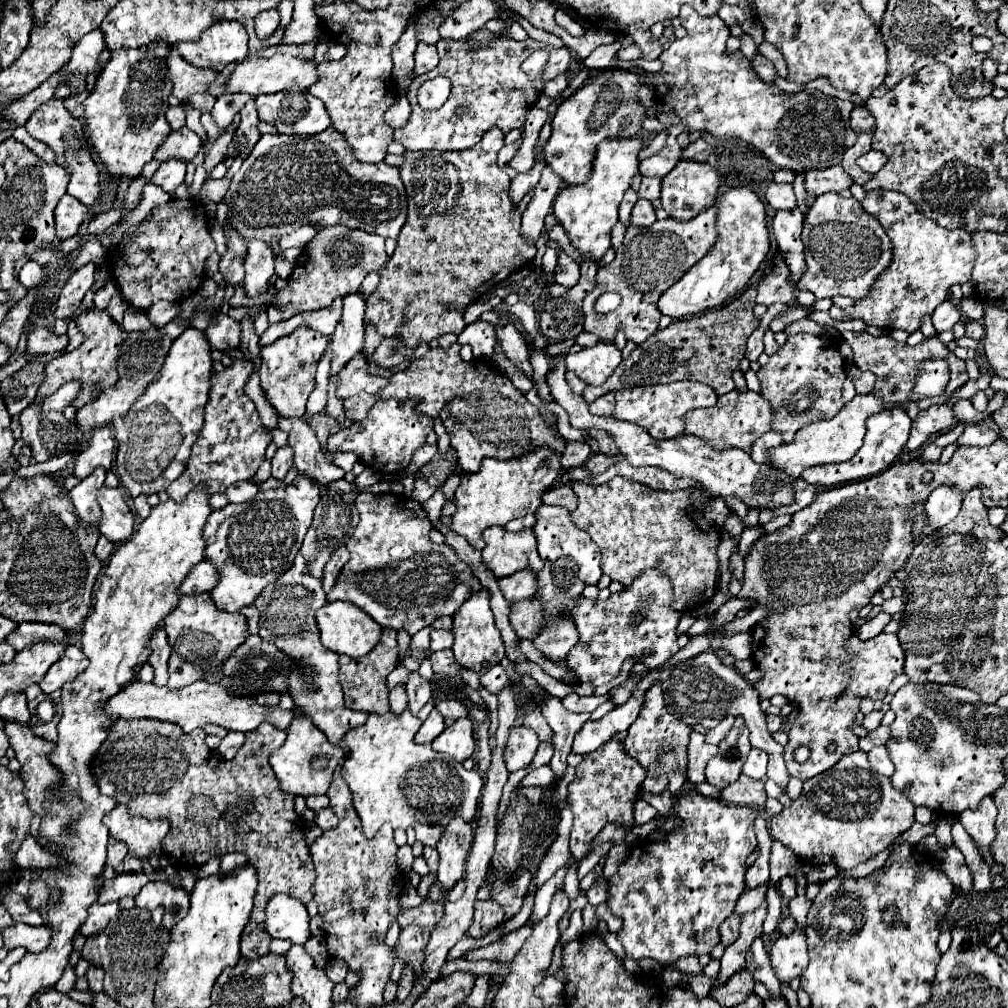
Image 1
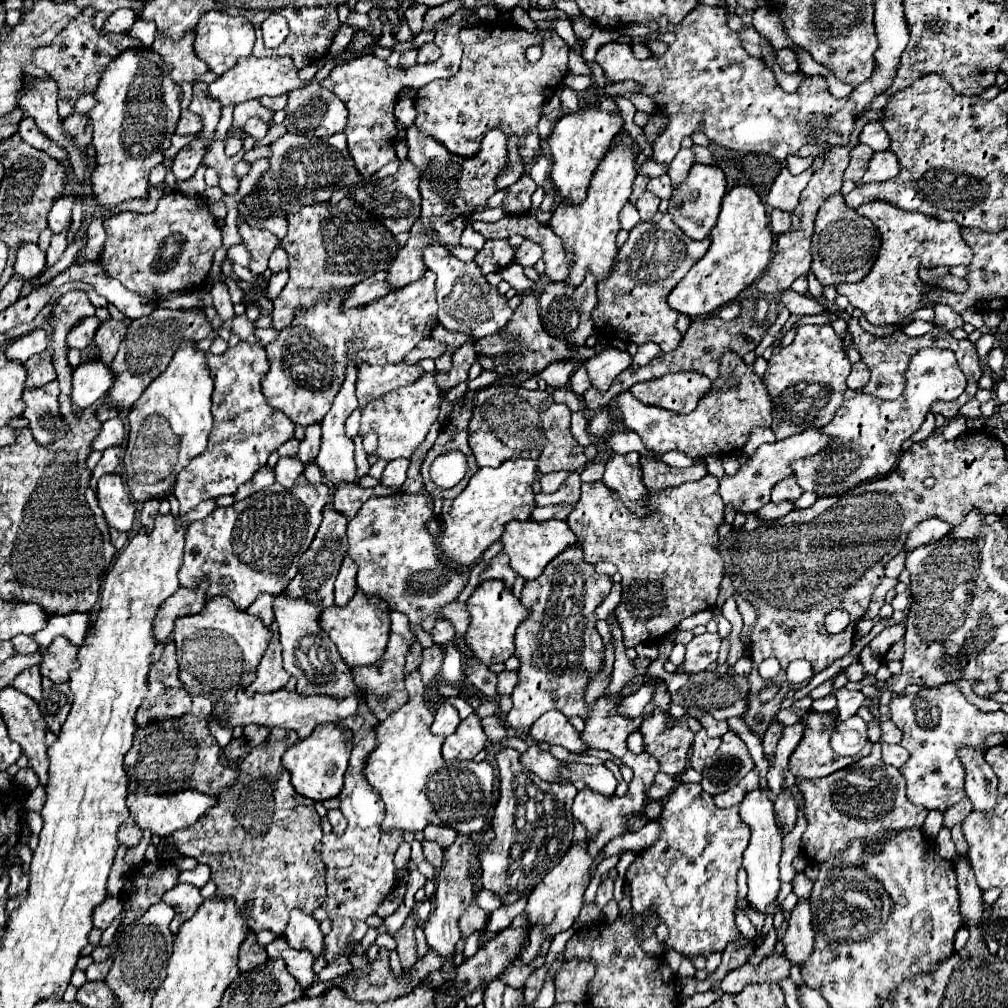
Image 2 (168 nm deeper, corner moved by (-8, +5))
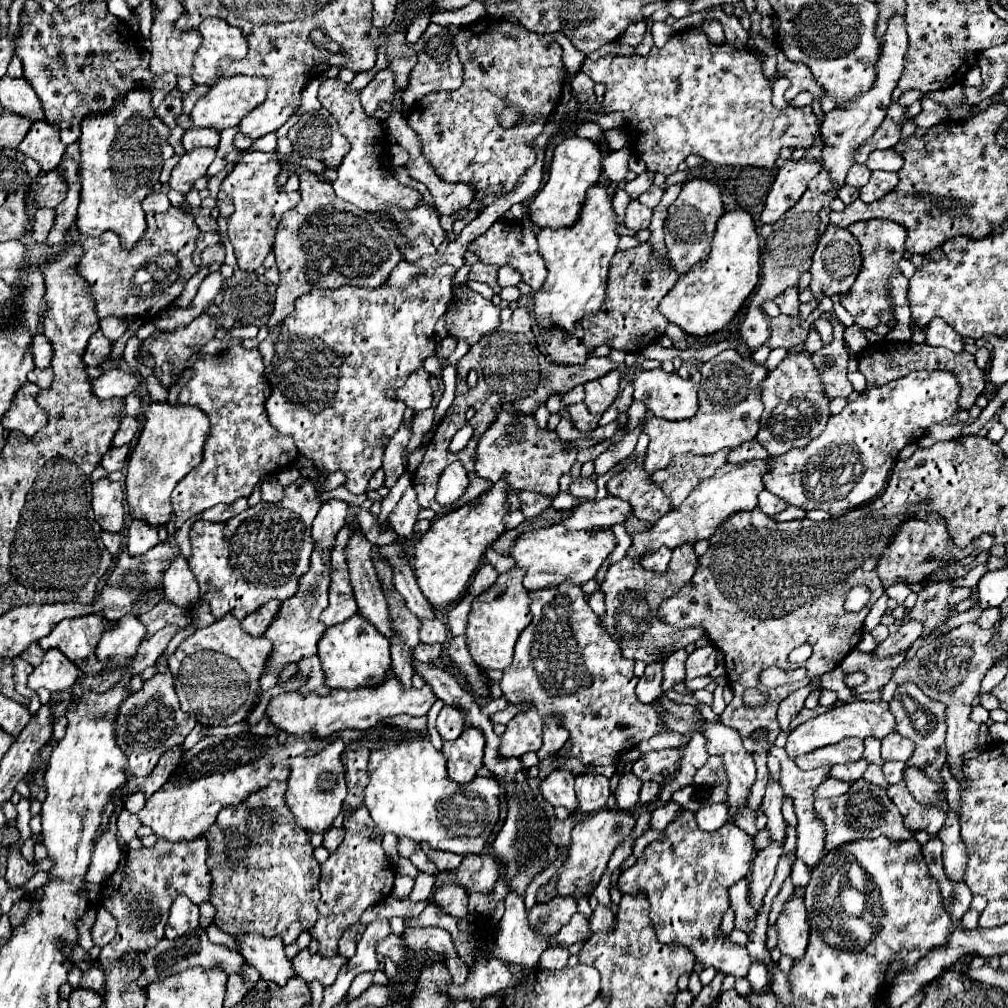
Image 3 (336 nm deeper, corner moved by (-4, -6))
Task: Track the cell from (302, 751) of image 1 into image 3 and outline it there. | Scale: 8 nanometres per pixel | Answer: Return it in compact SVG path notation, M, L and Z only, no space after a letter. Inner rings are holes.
M341 739L323 747L315 755L295 757L291 761L291 777L285 793L285 803L295 817L295 823L309 833L325 833L331 829L333 819L341 813L343 799L347 795L345 769L341 763L341 753L345 745Z

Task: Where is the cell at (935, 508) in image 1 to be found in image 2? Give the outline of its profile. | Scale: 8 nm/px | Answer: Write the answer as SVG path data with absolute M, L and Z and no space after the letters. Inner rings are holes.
M941 518L925 520L925 522L921 522L921 524L909 534L909 540L907 540L905 548L907 548L907 550L913 550L913 548L919 548L919 546L923 546L923 544L937 542L937 540L941 540L943 536L947 536L951 528L953 528L953 526L947 524L947 522L941 520Z

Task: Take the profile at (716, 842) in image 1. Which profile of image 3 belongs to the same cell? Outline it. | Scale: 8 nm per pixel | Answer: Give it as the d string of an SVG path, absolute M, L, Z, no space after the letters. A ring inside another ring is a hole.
M681 809L675 823L665 829L665 839L645 847L633 867L625 869L617 887L621 893L643 891L651 903L655 933L665 945L685 945L697 961L715 967L723 975L747 977L751 957L745 947L715 937L721 917L729 907L727 889L749 875L755 857L753 837L737 825L723 825L715 833L705 833L695 823L695 813Z

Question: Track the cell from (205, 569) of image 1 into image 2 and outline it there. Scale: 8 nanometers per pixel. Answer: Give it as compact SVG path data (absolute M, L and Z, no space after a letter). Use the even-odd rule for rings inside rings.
M199 580L195 588L181 586L173 596L169 596L155 618L155 638L165 642L173 630L173 620L187 614L197 614L207 598L207 580Z

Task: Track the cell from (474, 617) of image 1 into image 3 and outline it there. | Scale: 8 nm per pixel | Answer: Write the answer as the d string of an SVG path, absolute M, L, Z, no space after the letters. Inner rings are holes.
M513 567L507 573L501 573L499 579L483 591L471 607L469 621L467 621L467 649L473 657L473 661L479 667L491 667L491 669L505 669L513 661L513 647L521 631L531 623L531 611L529 611L529 591L523 587L523 569Z

